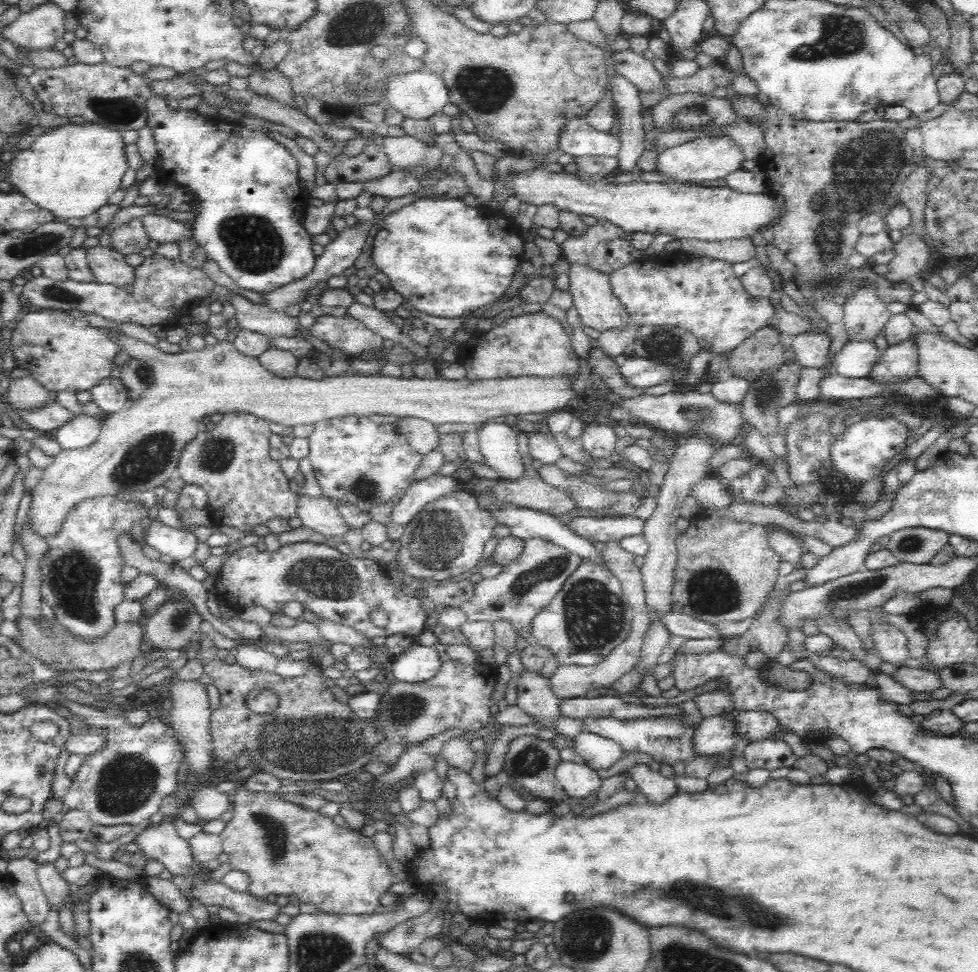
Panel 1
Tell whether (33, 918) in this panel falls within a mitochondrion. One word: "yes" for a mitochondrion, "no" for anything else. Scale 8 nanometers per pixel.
no

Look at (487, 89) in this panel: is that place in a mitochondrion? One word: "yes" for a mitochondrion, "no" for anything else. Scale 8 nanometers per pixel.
yes

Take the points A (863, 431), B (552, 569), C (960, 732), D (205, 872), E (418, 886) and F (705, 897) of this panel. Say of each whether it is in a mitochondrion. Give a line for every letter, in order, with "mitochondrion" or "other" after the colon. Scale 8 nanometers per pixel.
A: other
B: mitochondrion
C: other
D: other
E: other
F: mitochondrion

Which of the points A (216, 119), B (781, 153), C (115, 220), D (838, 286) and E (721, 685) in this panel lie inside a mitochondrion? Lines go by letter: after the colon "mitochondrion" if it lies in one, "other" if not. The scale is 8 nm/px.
A: other
B: other
C: other
D: mitochondrion
E: other

